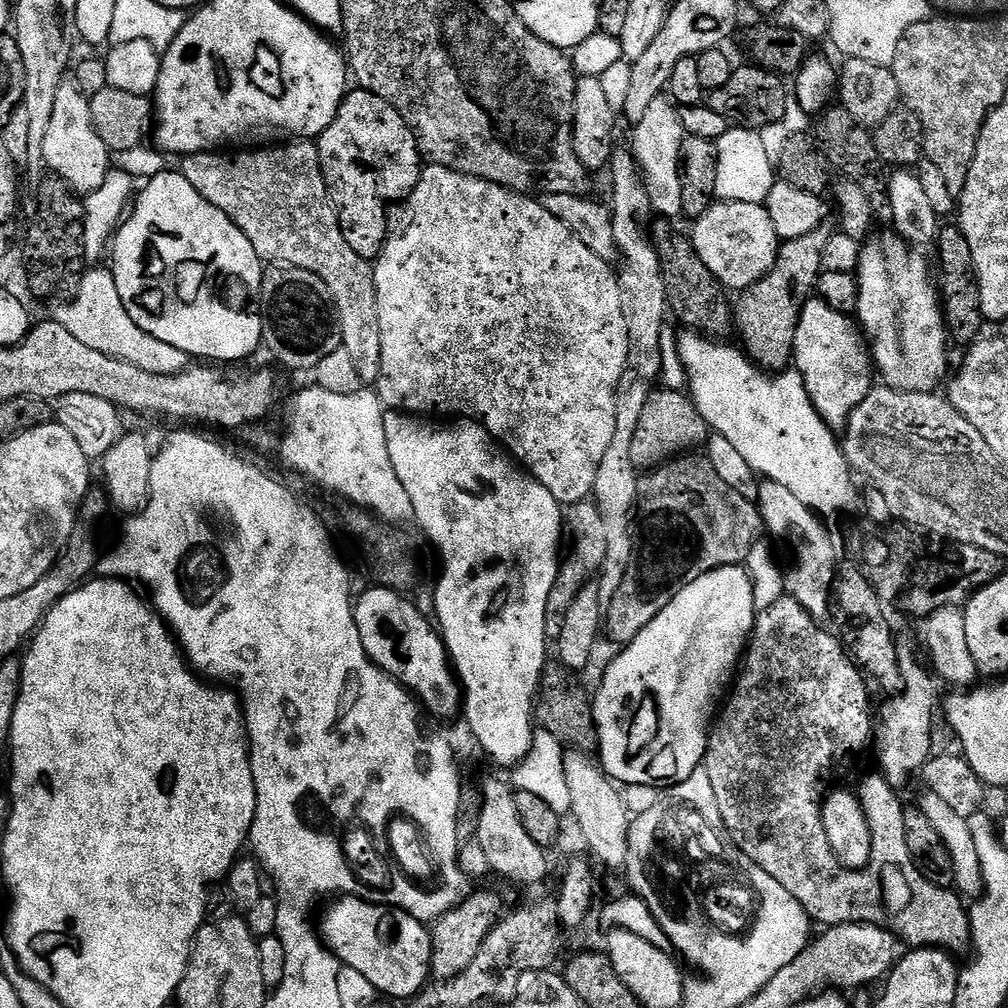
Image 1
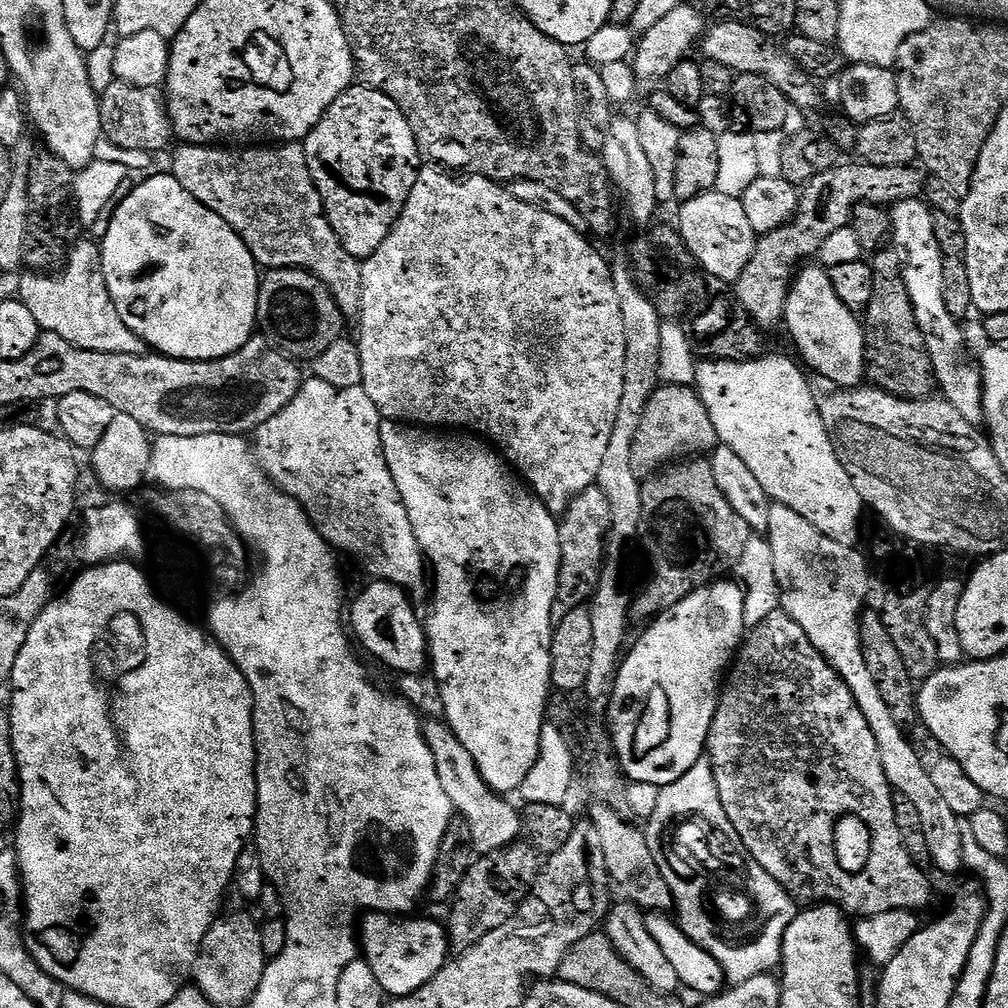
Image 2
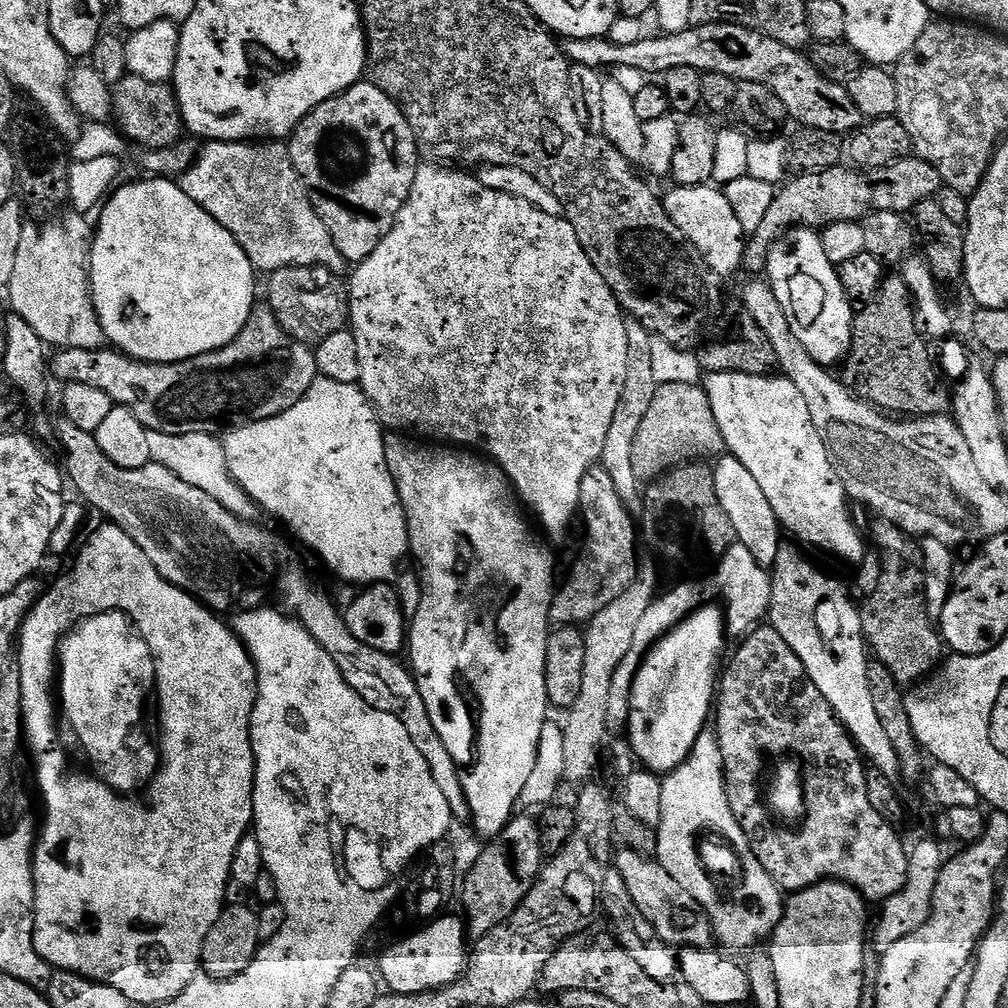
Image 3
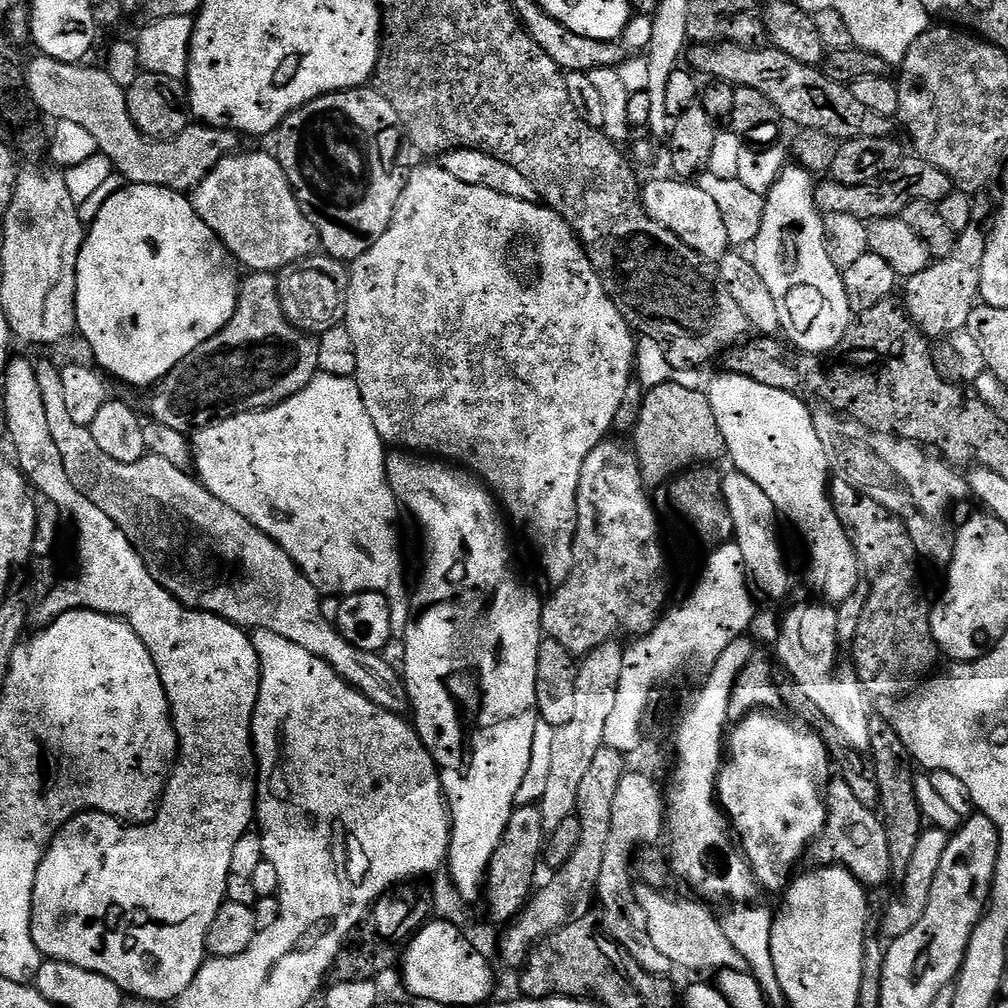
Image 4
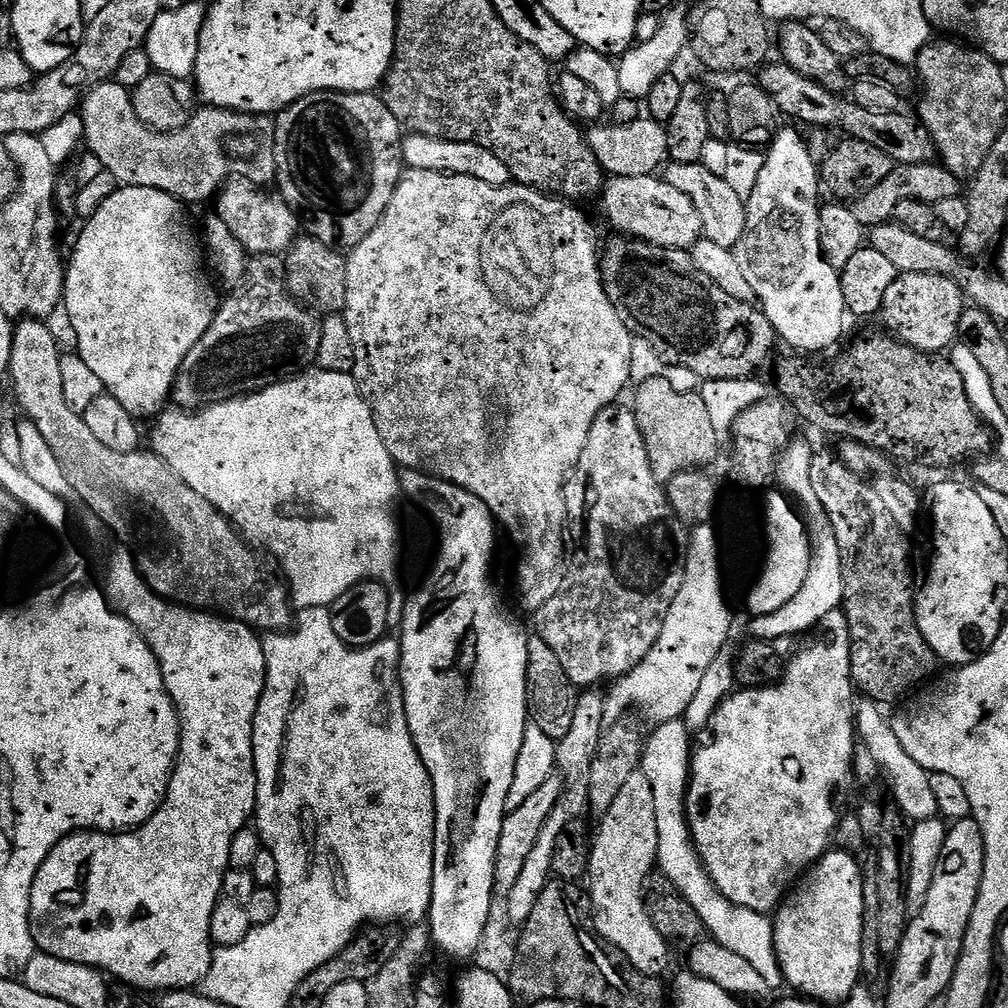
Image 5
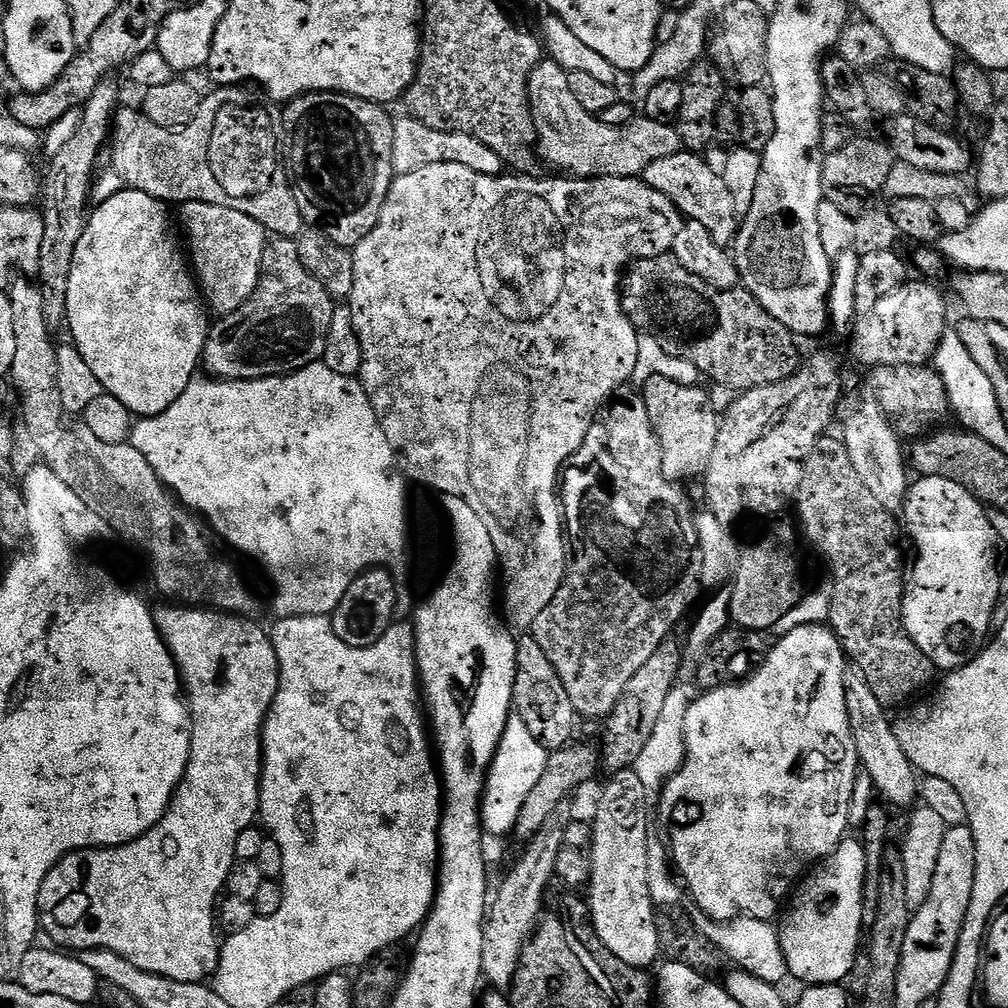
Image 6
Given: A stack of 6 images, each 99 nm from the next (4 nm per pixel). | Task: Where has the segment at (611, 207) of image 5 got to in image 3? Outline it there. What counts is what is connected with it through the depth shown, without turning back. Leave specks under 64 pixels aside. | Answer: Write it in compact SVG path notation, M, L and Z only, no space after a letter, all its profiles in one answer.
M716 186L703 188L671 189L669 196L663 197L666 214L678 226L678 230L691 242L696 253L704 259L711 272L721 278L727 278L731 272L740 272L744 262L744 245L746 233L744 227L738 222L734 208L724 197L723 191Z

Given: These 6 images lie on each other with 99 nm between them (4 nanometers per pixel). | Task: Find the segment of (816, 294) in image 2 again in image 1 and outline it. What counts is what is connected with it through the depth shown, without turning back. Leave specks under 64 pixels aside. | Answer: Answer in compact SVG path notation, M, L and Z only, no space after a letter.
M819 298L806 301L800 315L794 368L802 374L810 402L833 430L843 429L847 425L852 411L874 387L870 349L857 321L852 316L838 314L838 310L830 310L830 306Z

